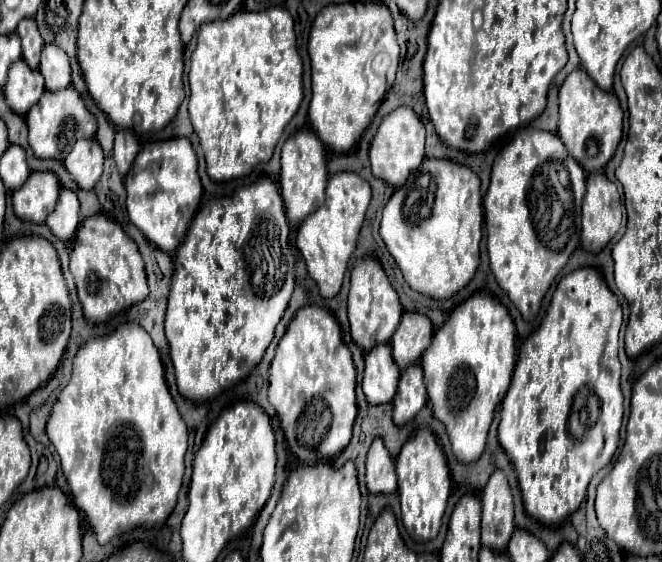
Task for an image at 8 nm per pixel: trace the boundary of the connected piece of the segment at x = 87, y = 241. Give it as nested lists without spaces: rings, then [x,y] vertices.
[[[104,213],[86,217],[80,223],[70,253],[70,273],[84,307],[84,317],[88,321],[102,323],[148,295],[146,273],[136,243],[128,239],[122,227]]]

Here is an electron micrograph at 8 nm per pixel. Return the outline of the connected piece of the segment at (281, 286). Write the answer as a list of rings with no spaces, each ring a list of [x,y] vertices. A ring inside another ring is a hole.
[[[260,175],[252,185],[242,187],[232,197],[204,201],[200,205],[200,209],[196,211],[182,245],[174,253],[174,275],[172,275],[172,283],[170,283],[168,309],[166,309],[166,339],[170,345],[170,357],[174,363],[178,391],[182,397],[186,397],[190,401],[212,399],[212,397],[220,395],[224,389],[228,389],[230,385],[234,385],[236,381],[246,379],[246,375],[252,371],[252,367],[256,367],[260,363],[266,347],[270,345],[270,339],[274,337],[274,329],[286,311],[286,305],[288,305],[292,289],[294,289],[294,255],[292,255],[290,245],[288,245],[288,235],[290,235],[290,227],[288,227],[284,203],[282,203],[282,197],[280,197],[276,183],[268,175]]]

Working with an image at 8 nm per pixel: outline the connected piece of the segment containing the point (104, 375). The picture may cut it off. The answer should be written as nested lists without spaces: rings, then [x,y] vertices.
[[[122,323],[112,333],[92,337],[80,347],[72,363],[72,377],[46,421],[46,435],[62,459],[74,503],[84,511],[98,543],[104,545],[138,525],[158,527],[172,513],[184,477],[188,429],[166,387],[160,353],[138,323]]]

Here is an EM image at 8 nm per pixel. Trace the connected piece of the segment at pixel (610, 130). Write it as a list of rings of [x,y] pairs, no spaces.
[[[582,69],[572,71],[558,93],[558,137],[568,153],[588,171],[602,171],[622,139],[622,109],[614,93],[602,91]]]

